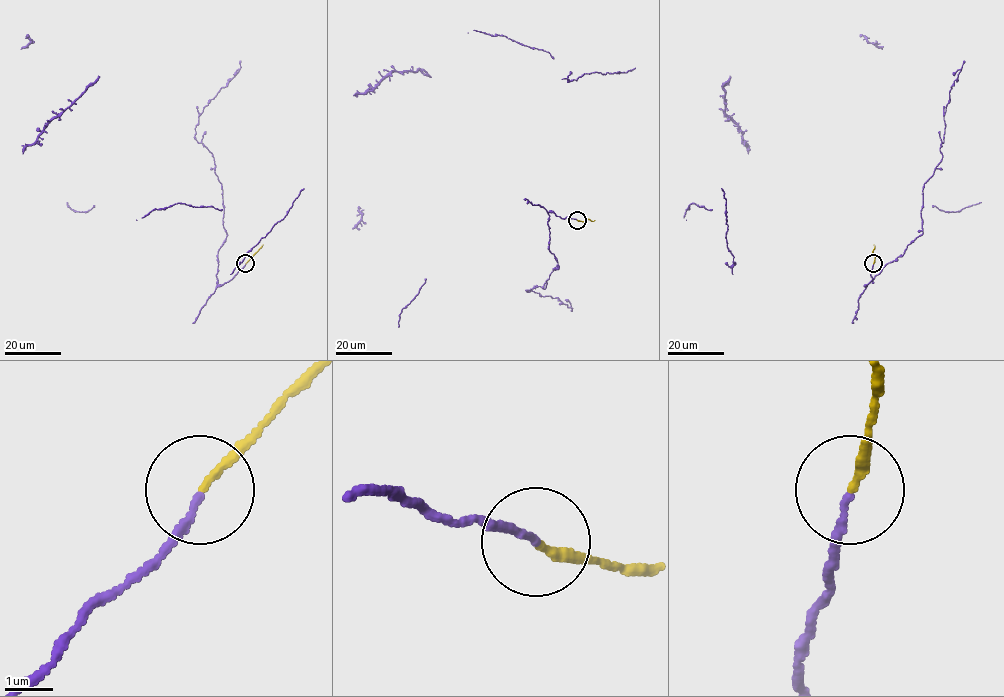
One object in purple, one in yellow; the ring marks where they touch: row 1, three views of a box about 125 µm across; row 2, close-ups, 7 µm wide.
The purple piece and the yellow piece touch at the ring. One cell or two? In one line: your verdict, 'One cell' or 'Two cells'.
One cell

